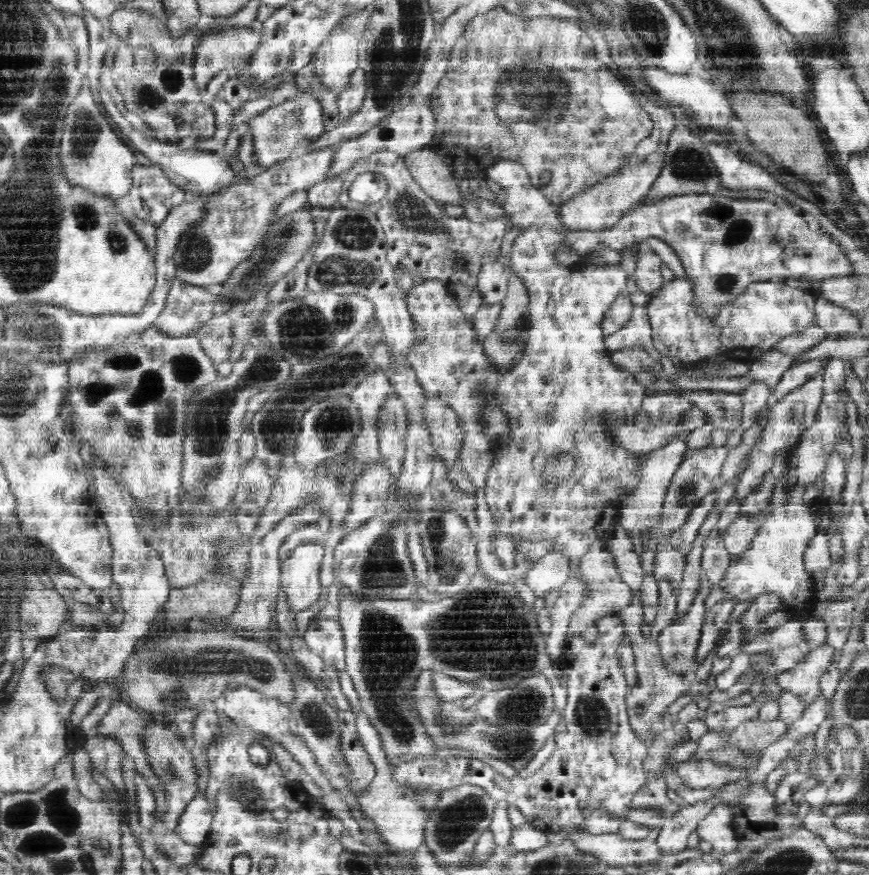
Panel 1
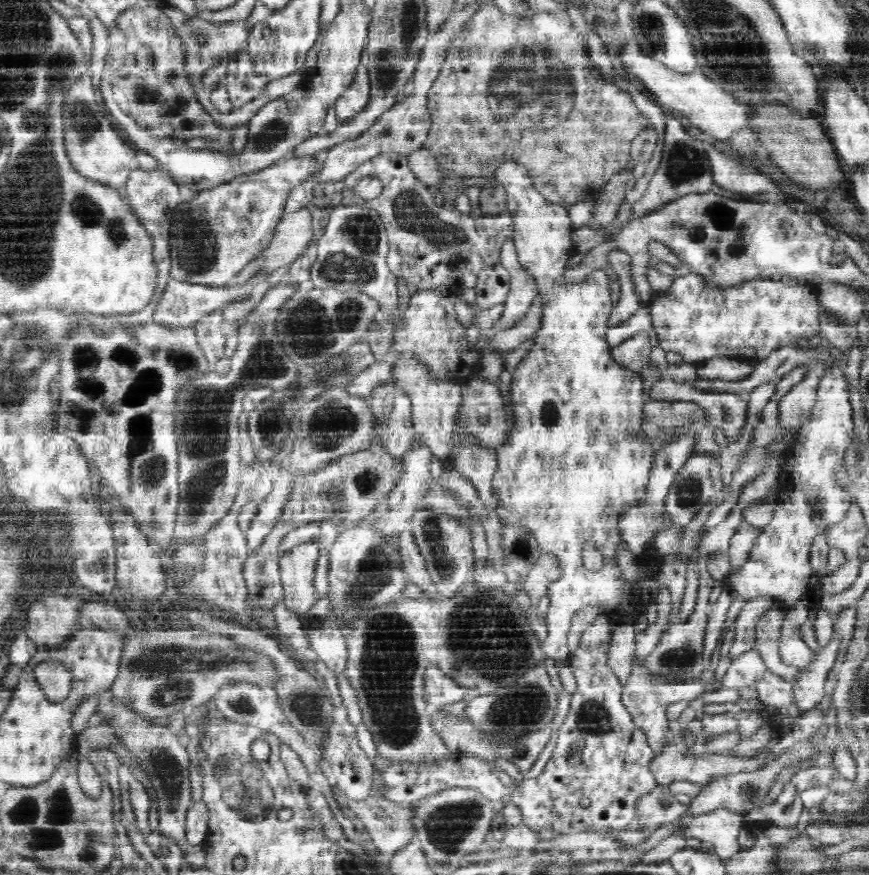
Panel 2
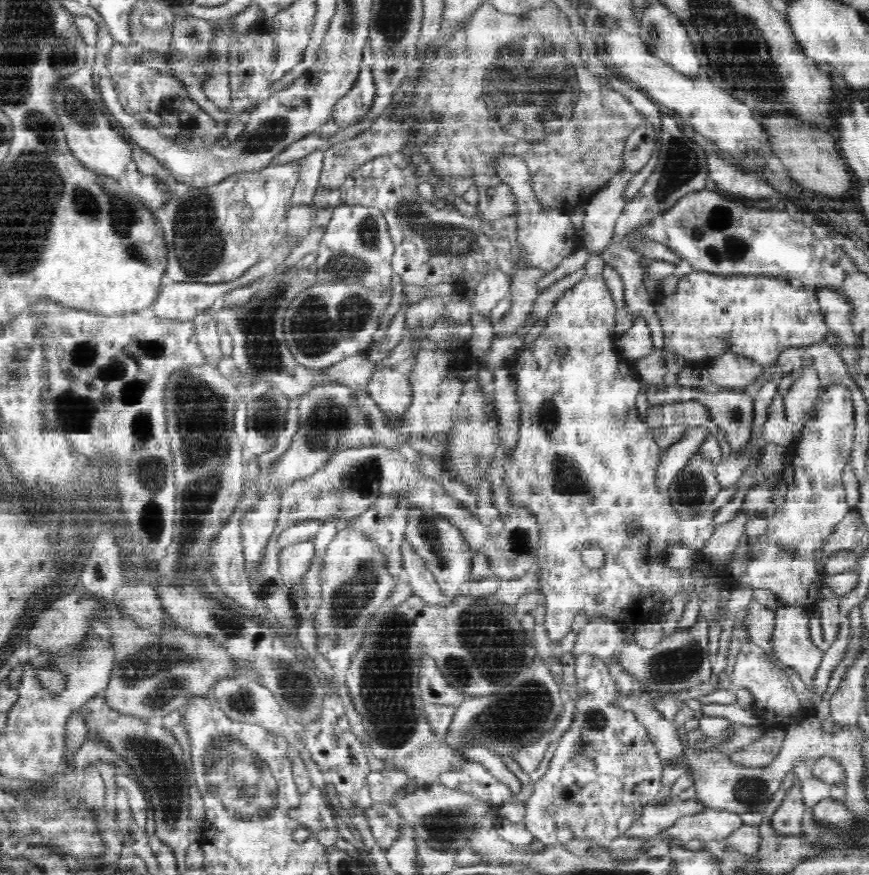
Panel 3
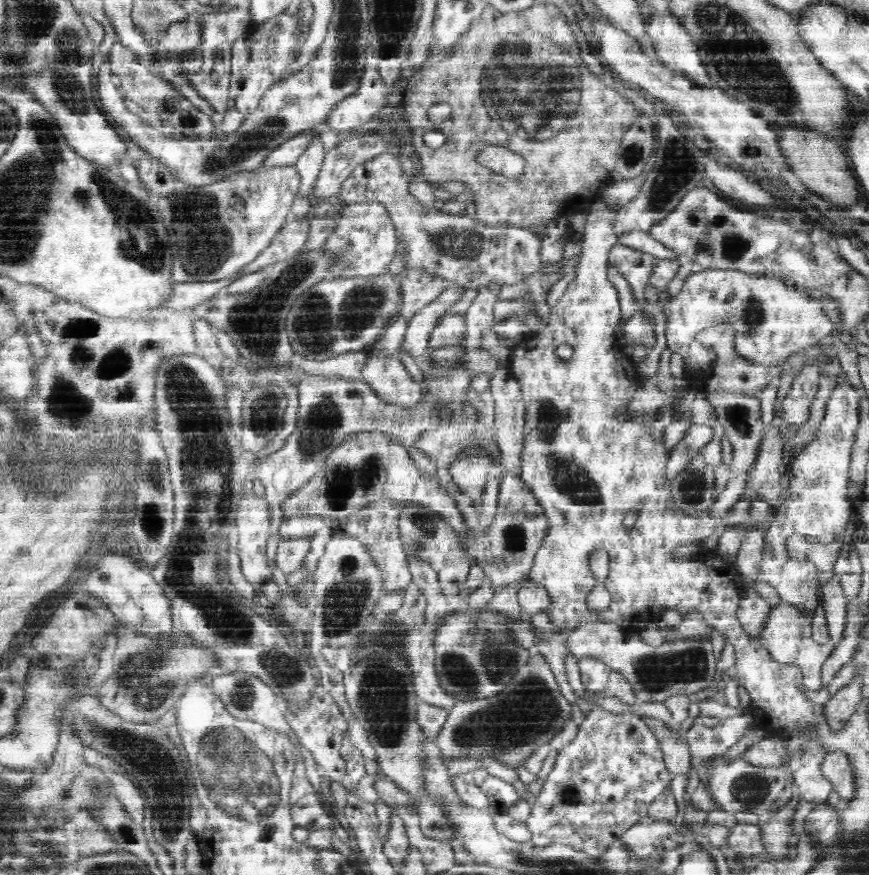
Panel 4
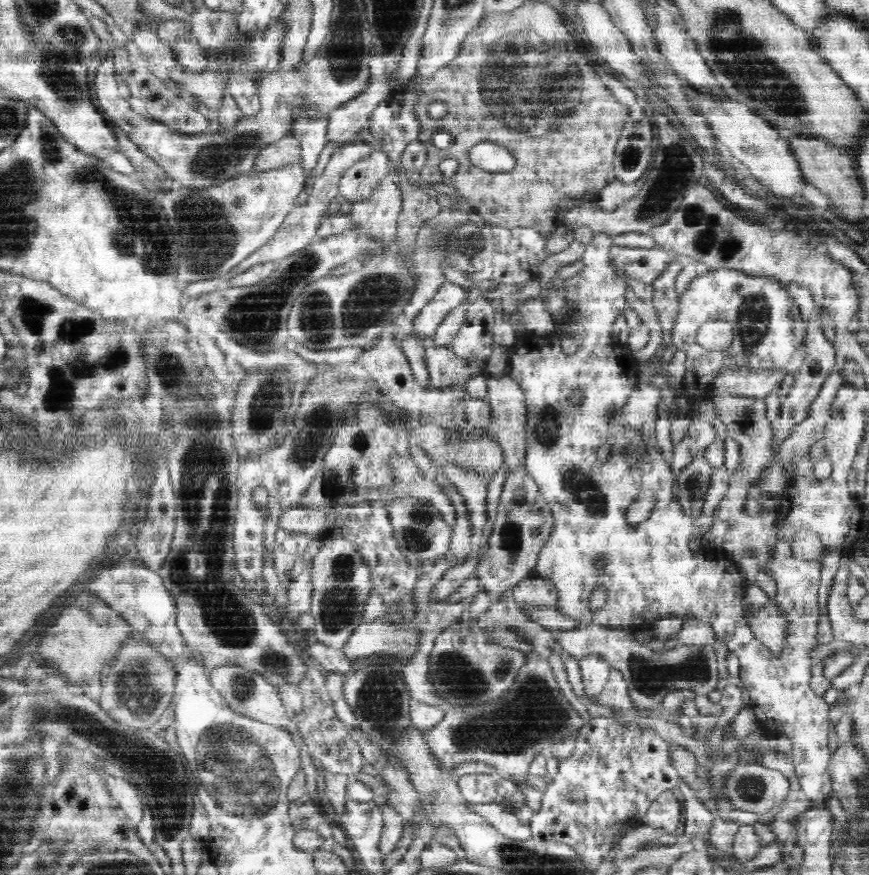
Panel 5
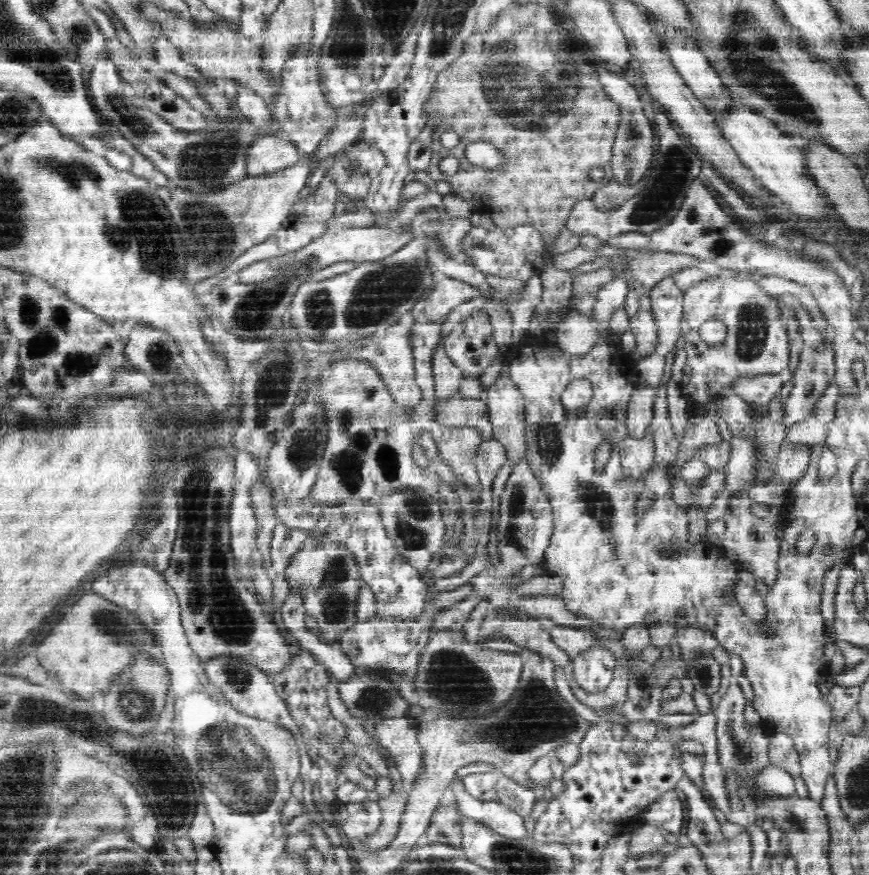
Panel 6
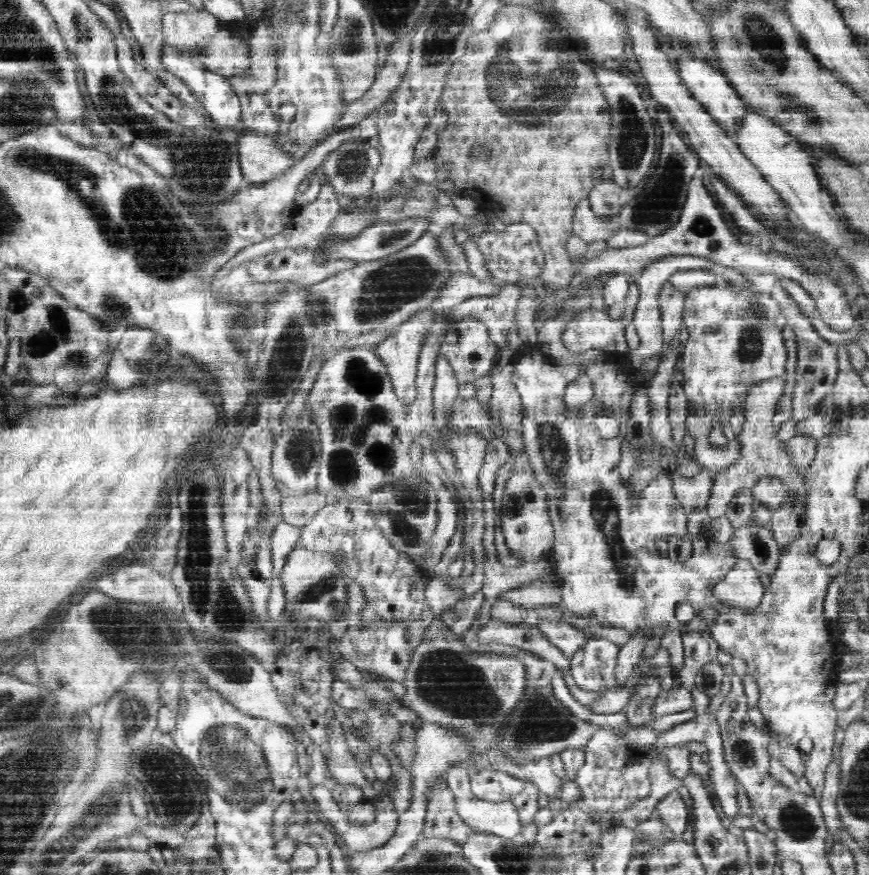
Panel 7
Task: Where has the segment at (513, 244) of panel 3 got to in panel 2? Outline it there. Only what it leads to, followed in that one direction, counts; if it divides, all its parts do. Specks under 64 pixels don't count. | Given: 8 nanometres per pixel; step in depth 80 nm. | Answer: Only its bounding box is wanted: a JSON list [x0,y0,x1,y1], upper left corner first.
[342,154,515,290]

